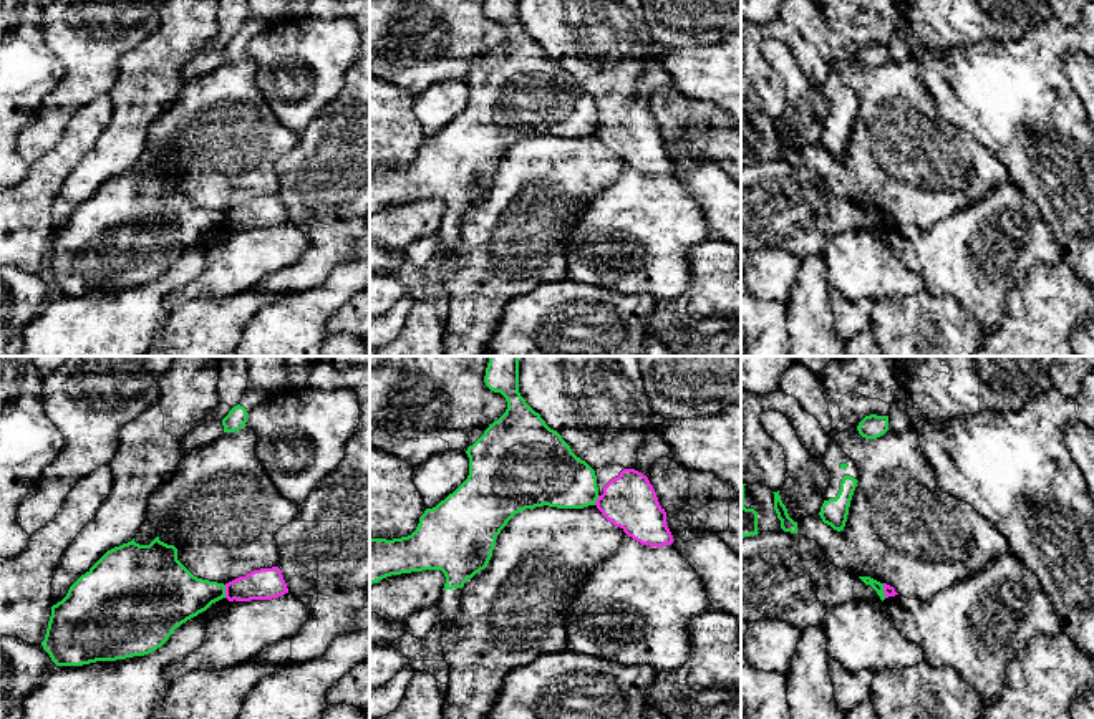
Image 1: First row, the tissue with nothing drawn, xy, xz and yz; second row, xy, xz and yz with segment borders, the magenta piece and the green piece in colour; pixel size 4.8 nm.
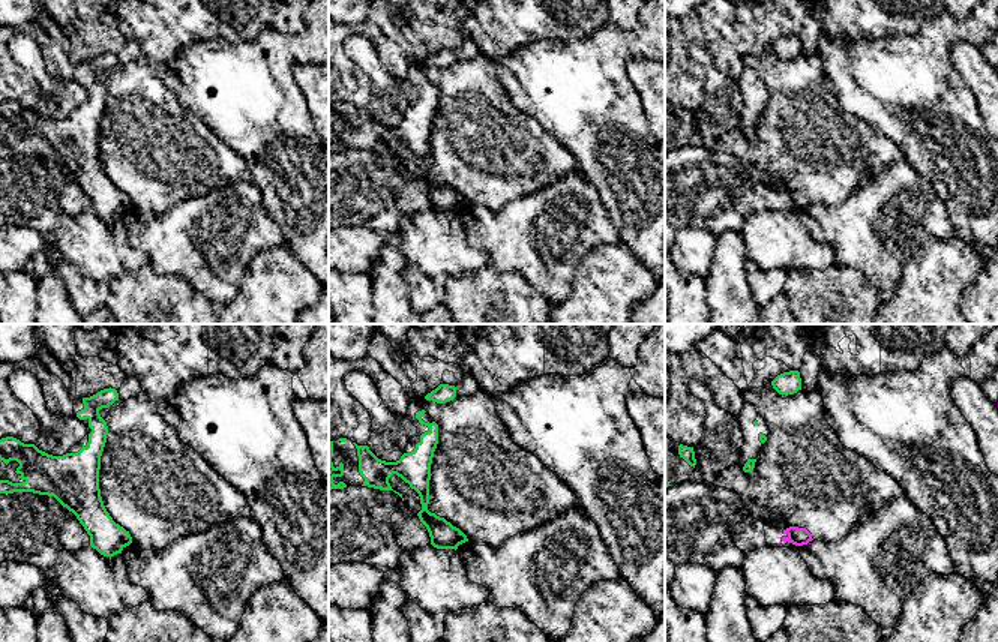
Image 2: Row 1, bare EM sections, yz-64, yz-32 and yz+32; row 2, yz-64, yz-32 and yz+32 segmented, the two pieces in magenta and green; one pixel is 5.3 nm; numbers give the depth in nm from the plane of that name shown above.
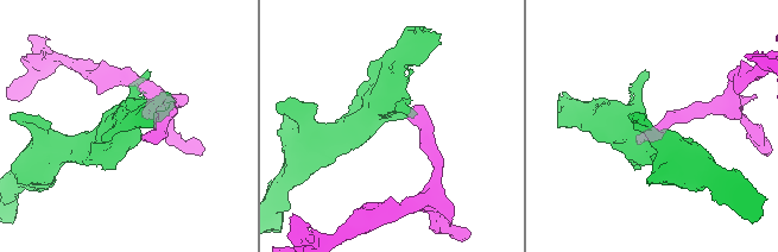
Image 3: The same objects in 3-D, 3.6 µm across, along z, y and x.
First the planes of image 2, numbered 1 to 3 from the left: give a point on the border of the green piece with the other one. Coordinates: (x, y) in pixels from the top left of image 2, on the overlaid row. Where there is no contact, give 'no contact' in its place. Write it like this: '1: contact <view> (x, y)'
1: no contact
2: no contact
3: no contact

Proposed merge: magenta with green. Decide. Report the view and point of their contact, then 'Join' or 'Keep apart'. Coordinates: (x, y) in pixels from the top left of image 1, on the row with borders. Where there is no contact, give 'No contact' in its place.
Touches magenta at xy (226, 592). Keep apart

